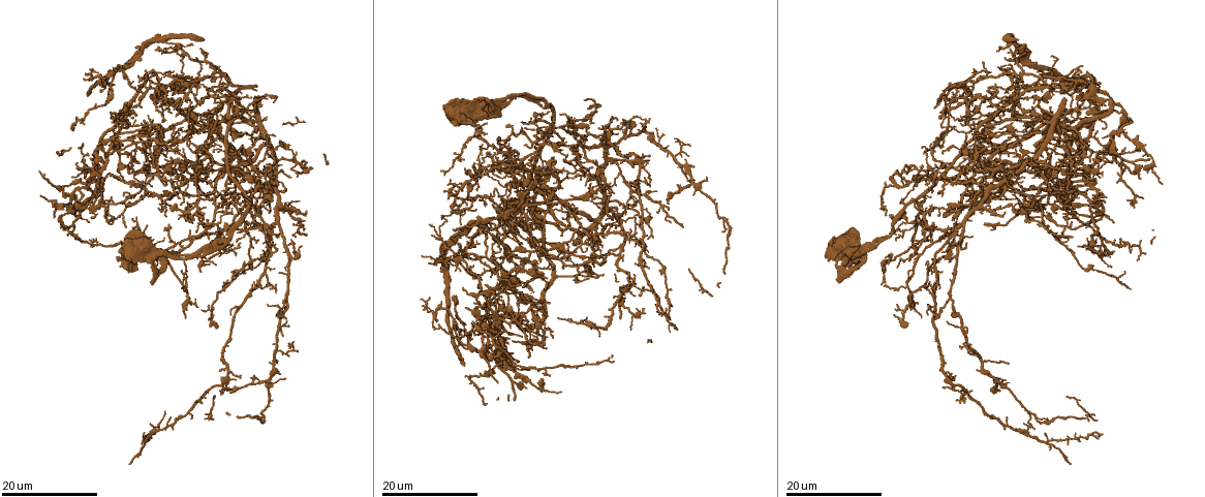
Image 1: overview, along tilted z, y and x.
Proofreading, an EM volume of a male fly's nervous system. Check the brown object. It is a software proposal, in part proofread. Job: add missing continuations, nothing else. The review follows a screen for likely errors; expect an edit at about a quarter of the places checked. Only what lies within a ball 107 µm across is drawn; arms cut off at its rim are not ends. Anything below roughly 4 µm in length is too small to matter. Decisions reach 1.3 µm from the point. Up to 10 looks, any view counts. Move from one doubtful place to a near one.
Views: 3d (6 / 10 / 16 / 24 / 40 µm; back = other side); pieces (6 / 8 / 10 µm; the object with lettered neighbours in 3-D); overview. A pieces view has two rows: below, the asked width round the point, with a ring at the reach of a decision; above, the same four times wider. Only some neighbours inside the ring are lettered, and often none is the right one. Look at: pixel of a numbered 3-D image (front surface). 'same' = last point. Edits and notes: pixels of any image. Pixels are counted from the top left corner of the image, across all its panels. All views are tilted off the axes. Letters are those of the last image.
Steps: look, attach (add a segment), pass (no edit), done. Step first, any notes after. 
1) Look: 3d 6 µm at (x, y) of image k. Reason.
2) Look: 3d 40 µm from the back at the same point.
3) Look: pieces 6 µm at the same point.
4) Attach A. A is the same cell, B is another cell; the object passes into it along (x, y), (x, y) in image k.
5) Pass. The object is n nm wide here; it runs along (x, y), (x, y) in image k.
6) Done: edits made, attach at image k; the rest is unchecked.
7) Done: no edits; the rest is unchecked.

Look: 3d 16 µm at (147, 196) of image 1. Free end.

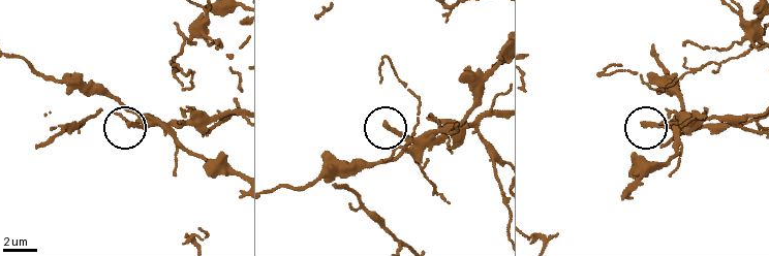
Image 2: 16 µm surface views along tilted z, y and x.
Look: pieces 10 µm at (642, 124) of image 2. See the neighbours.

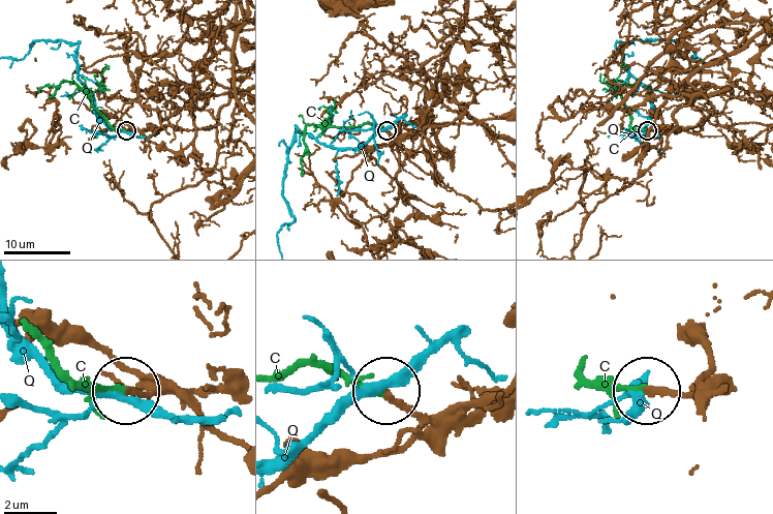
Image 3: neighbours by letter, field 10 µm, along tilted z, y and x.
Attach C. C is the same cell, Q is another cell; the object passes into it along (699, 392), (599, 385), (582, 364) in image 3; it goes on there.

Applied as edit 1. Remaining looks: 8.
Look: 3d 16 µm at (122, 201) of image 1. Tapers out.

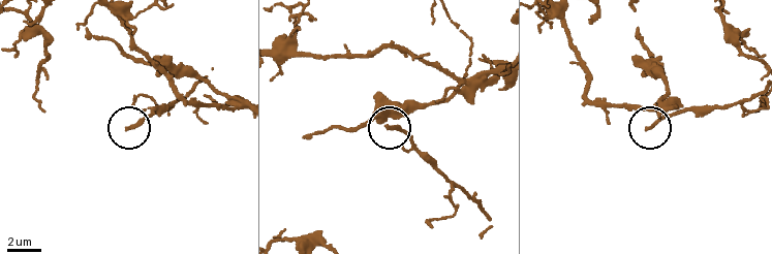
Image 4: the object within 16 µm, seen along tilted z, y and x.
Look: pieces 8 µm at (128, 130) of image 4.

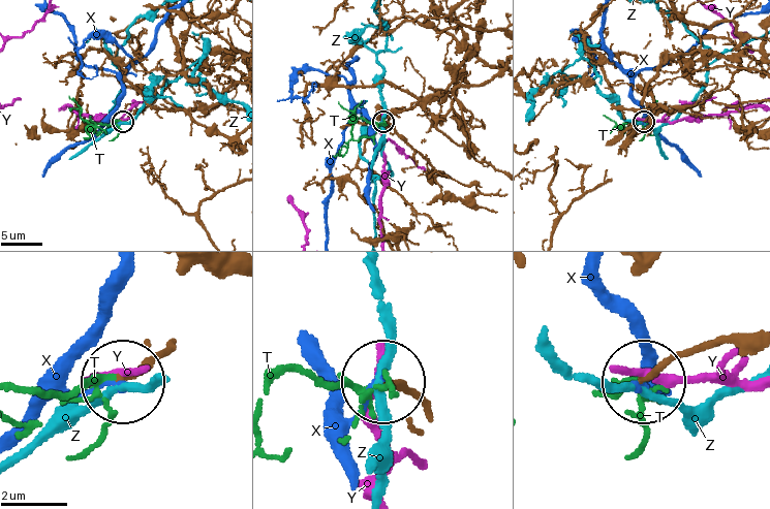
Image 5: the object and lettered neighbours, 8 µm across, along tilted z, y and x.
Attach T. T is the same cell, X, Y and Z are other cells; the object passes into it along (163, 348), (119, 377), (36, 393) in image 5; it goes on there.

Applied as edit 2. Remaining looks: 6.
Look: overview.

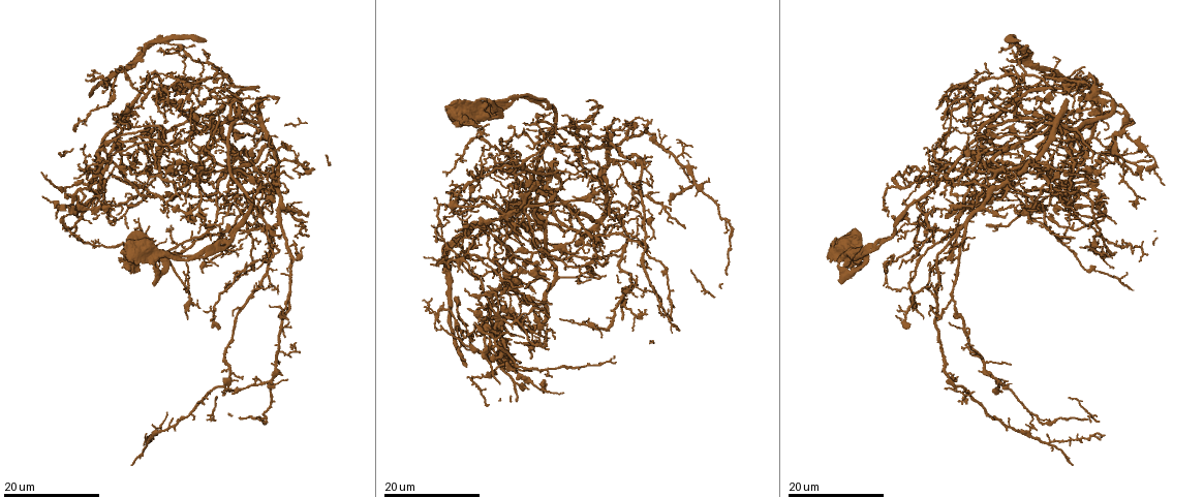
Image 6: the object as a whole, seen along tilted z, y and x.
Look: 3d 24 µm at (249, 202) of image 6. Free end.

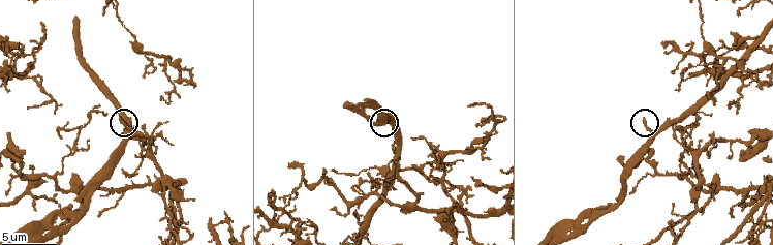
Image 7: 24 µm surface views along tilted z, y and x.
Look: pieces 8 µm at (646, 121) of image 7. What lies round it.

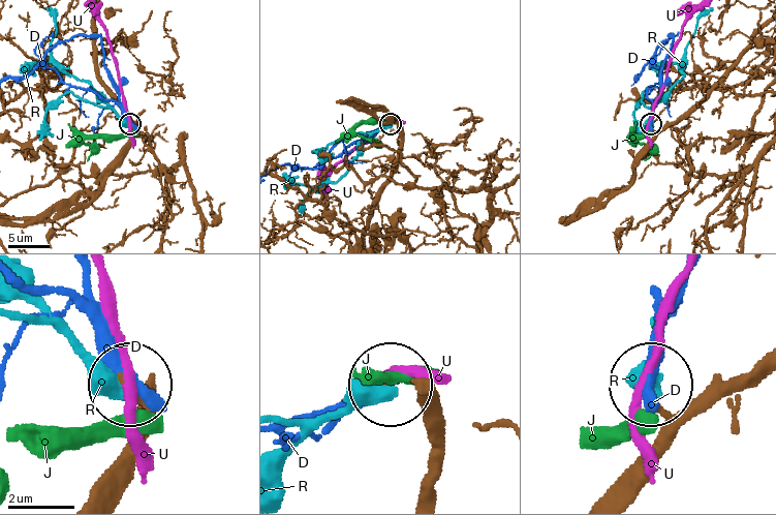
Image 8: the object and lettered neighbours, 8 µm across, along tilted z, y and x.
Pass. The object is 170 nm wide here; D, J, R and U are other cells; it runs along (609, 492), (661, 433), (651, 387) in image 8; none of them fits.

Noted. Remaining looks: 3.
Look: 3d 24 µm at (243, 135) of image 6. Thin end.

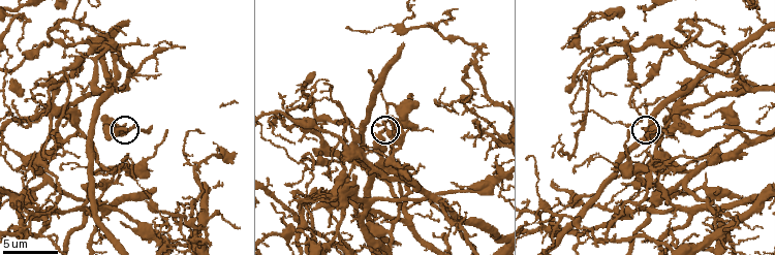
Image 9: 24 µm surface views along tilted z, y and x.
Look: pieces 8 µm at (125, 129) of image 9.

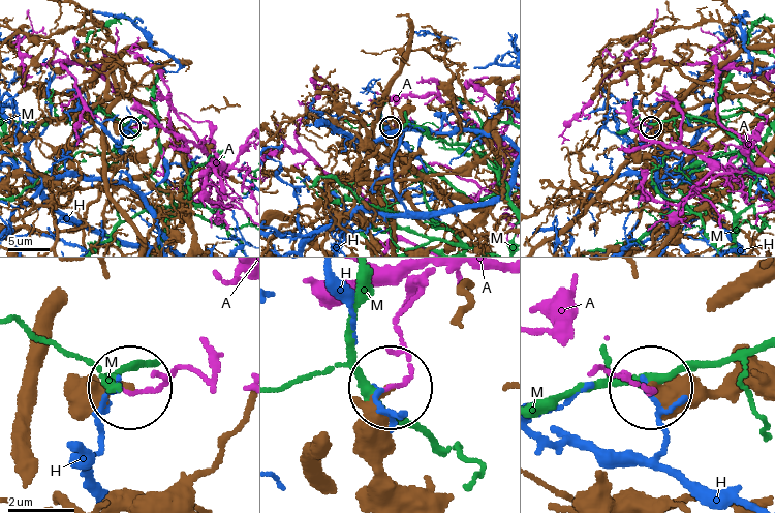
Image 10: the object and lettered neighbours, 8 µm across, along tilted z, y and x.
Pass. A, H and M are other cells; it runs along (410, 500), (382, 458), (383, 394) in image 10; none of them fits.

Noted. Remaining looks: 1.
Done: edits made, attach at image 3, attach at image 5; the rest is unchecked.

